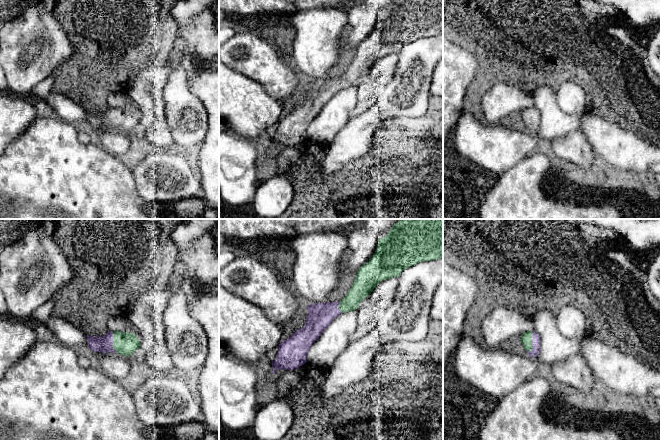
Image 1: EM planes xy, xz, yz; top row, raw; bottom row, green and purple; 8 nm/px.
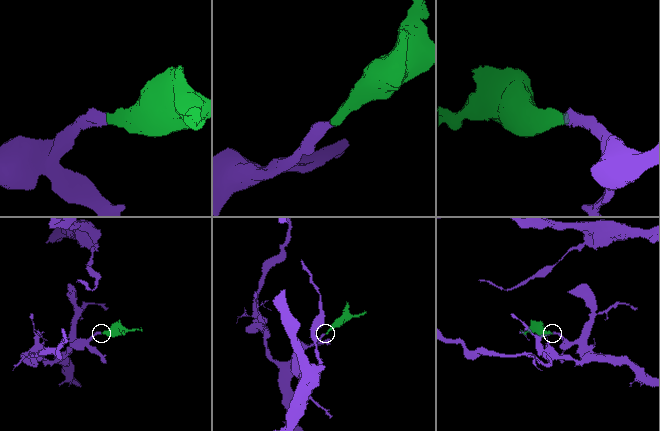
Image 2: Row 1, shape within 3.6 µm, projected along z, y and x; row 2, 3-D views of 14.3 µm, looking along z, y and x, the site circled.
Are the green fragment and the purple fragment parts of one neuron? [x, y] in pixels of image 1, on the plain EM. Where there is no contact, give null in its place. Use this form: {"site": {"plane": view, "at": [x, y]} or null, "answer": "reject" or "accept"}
{"site": {"plane": "yz", "at": [531, 118]}, "answer": "accept"}

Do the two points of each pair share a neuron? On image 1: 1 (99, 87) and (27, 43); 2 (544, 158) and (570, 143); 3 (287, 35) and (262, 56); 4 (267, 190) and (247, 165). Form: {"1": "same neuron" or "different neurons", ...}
{"1": "different neurons", "2": "different neurons", "3": "different neurons", "4": "different neurons"}

